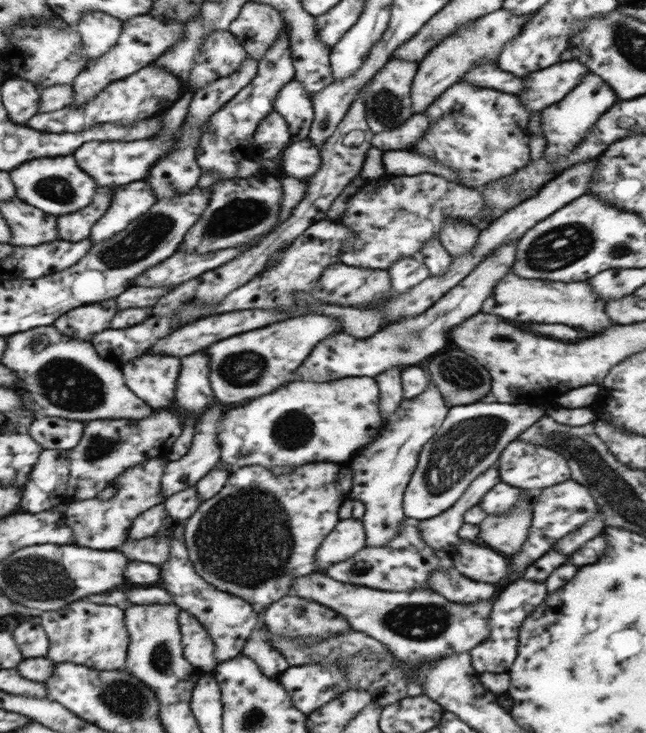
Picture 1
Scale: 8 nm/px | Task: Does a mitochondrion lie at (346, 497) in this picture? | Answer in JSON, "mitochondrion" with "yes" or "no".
{"mitochondrion":"no"}

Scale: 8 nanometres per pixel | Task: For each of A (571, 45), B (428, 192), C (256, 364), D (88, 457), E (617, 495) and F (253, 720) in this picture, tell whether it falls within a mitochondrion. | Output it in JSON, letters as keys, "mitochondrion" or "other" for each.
{"A":"other","B":"other","C":"mitochondrion","D":"mitochondrion","E":"mitochondrion","F":"mitochondrion"}

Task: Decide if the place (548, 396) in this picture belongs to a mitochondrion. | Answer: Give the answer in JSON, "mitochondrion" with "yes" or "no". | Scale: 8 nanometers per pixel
{"mitochondrion":"no"}

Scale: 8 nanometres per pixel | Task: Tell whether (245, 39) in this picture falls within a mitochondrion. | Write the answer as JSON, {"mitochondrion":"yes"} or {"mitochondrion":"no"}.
{"mitochondrion":"no"}

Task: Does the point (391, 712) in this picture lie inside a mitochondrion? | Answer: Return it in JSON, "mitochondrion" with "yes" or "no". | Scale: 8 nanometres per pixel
{"mitochondrion":"no"}

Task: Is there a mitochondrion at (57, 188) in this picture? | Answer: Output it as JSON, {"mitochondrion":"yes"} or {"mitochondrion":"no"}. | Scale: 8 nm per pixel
{"mitochondrion":"yes"}

